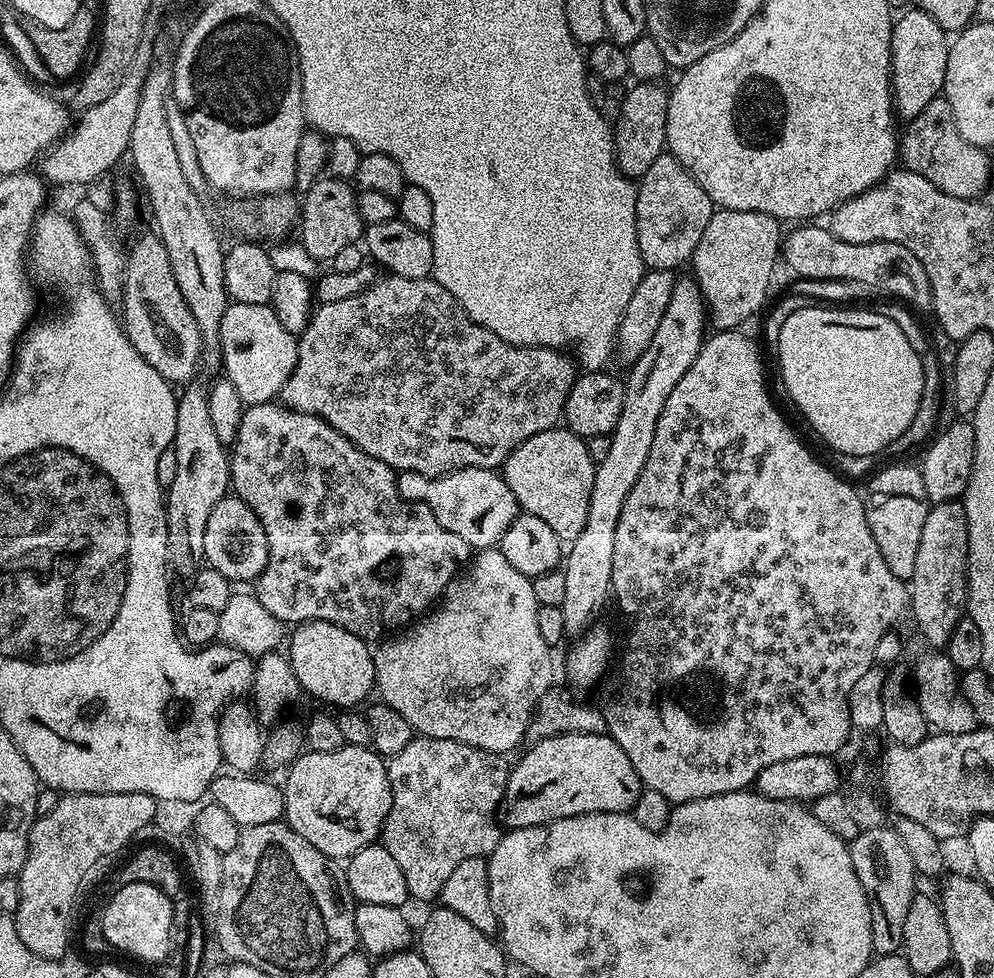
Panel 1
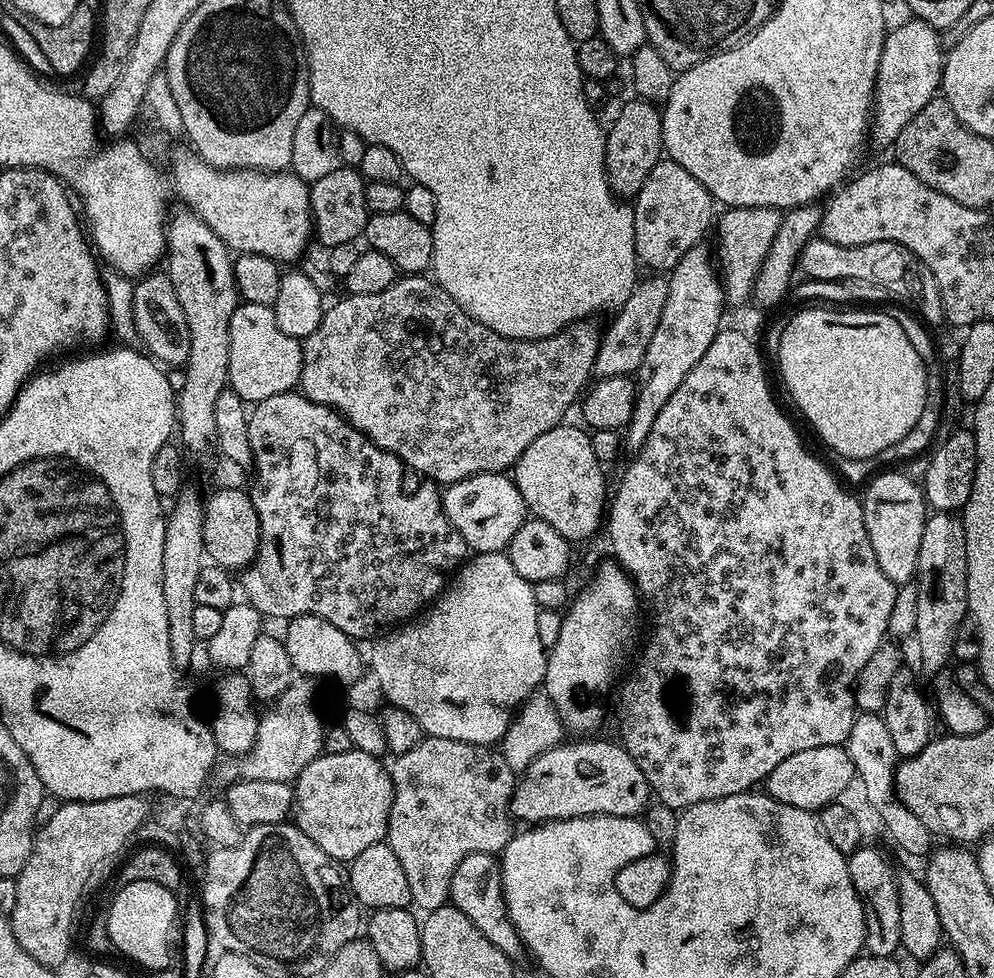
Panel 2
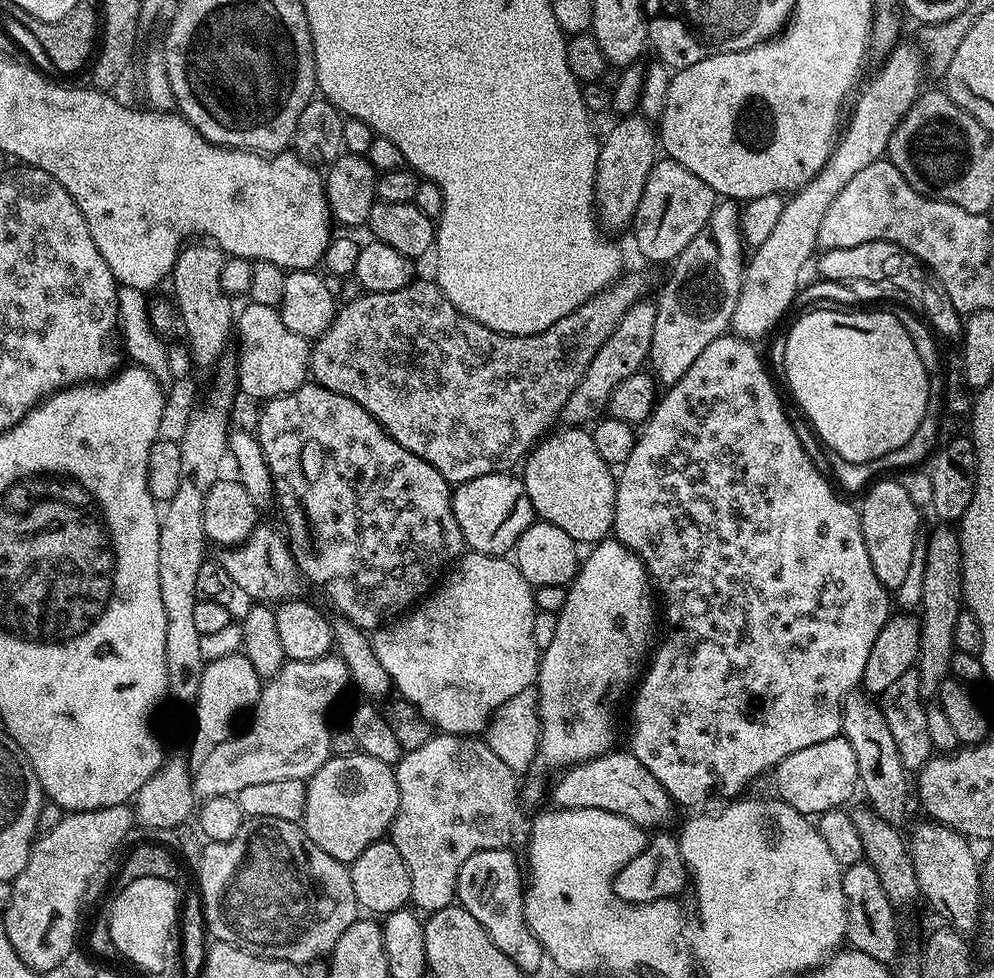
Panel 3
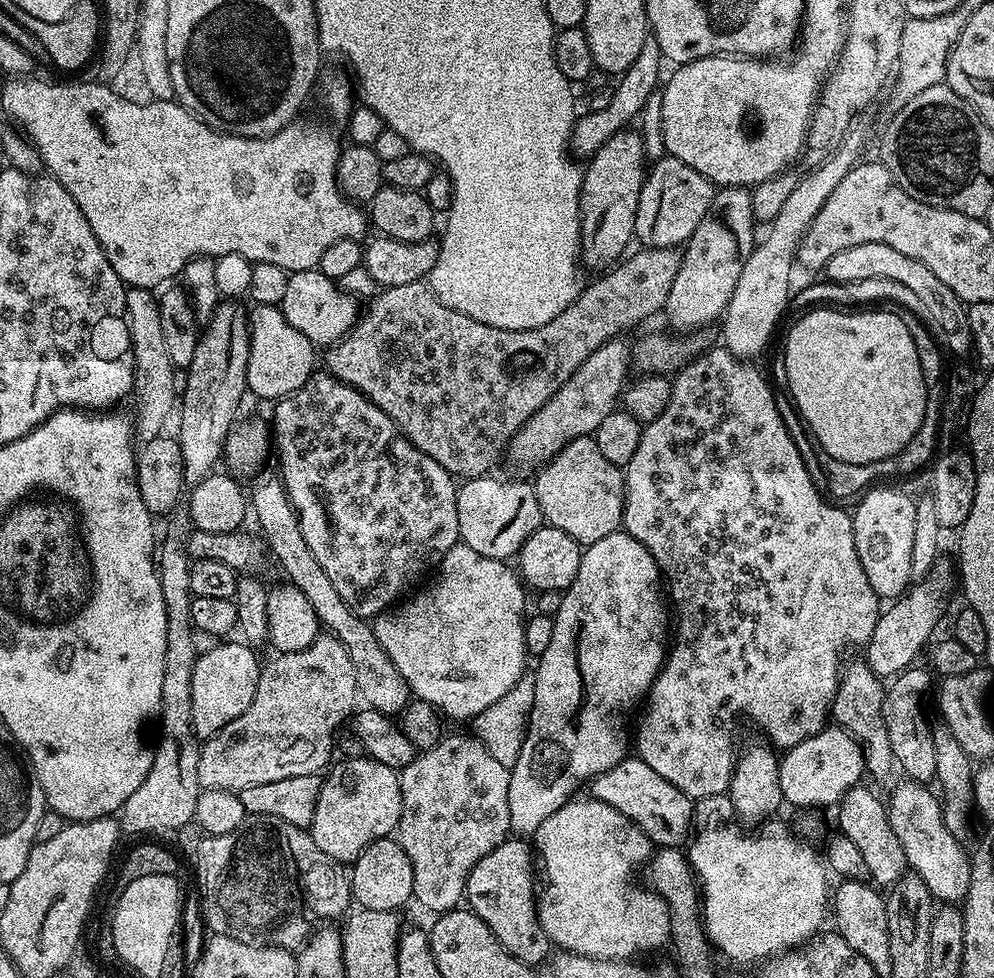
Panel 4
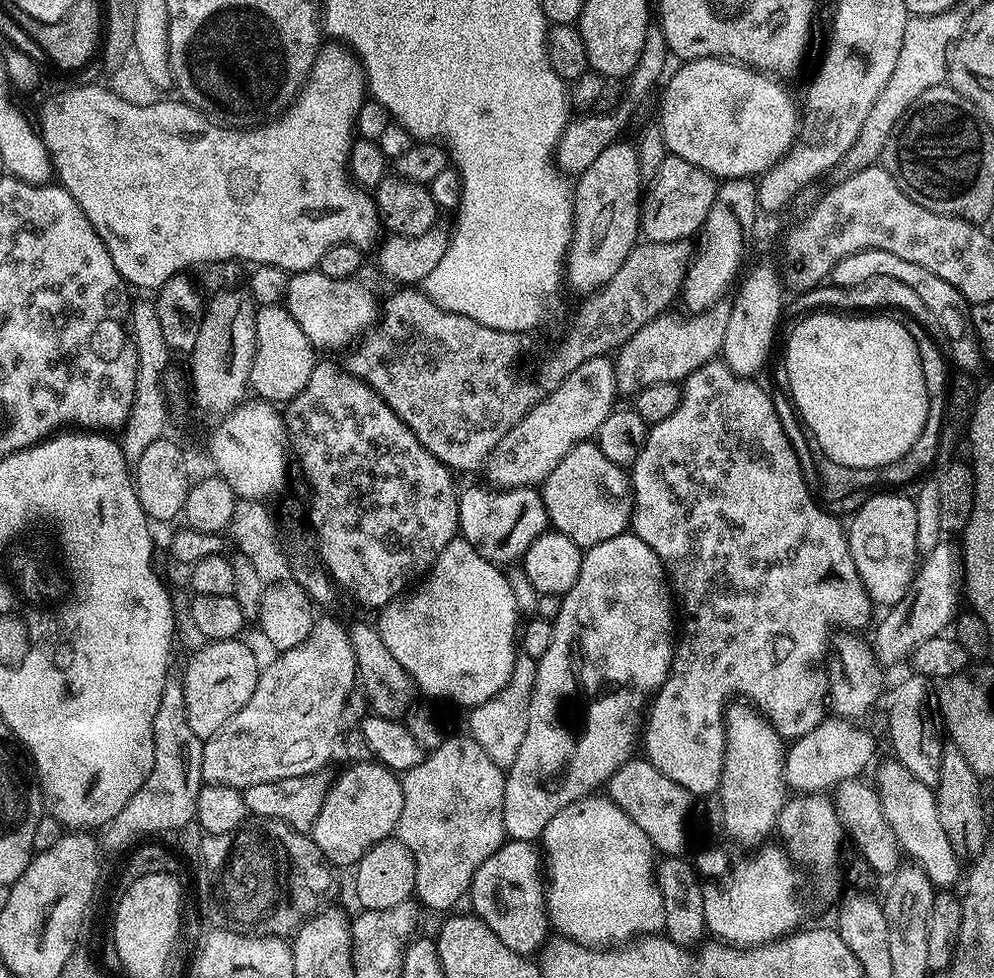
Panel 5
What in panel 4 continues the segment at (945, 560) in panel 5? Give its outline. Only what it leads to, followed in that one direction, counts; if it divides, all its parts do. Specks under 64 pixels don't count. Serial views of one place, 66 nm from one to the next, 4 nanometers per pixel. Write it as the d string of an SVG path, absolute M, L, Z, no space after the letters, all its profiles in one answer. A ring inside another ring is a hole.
M927 583L909 587L903 596L891 605L889 610L881 611L866 645L866 659L874 674L881 678L895 678L907 668L917 663L916 655L924 648L928 639L933 639L932 631L940 620L940 611L944 604L940 599L944 592L940 588L928 588ZM932 636L932 637L931 637ZM888 676L888 677L887 677Z

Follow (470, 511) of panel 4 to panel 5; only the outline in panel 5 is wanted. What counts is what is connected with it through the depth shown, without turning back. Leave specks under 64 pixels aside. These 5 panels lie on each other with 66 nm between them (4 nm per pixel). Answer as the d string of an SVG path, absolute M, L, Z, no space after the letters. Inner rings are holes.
M535 487L488 492L482 488L468 488L459 493L458 532L470 542L470 546L474 546L474 550L478 550L478 554L497 566L505 566L511 560L523 558L526 550L530 550L533 542L549 527L548 511L543 495Z

